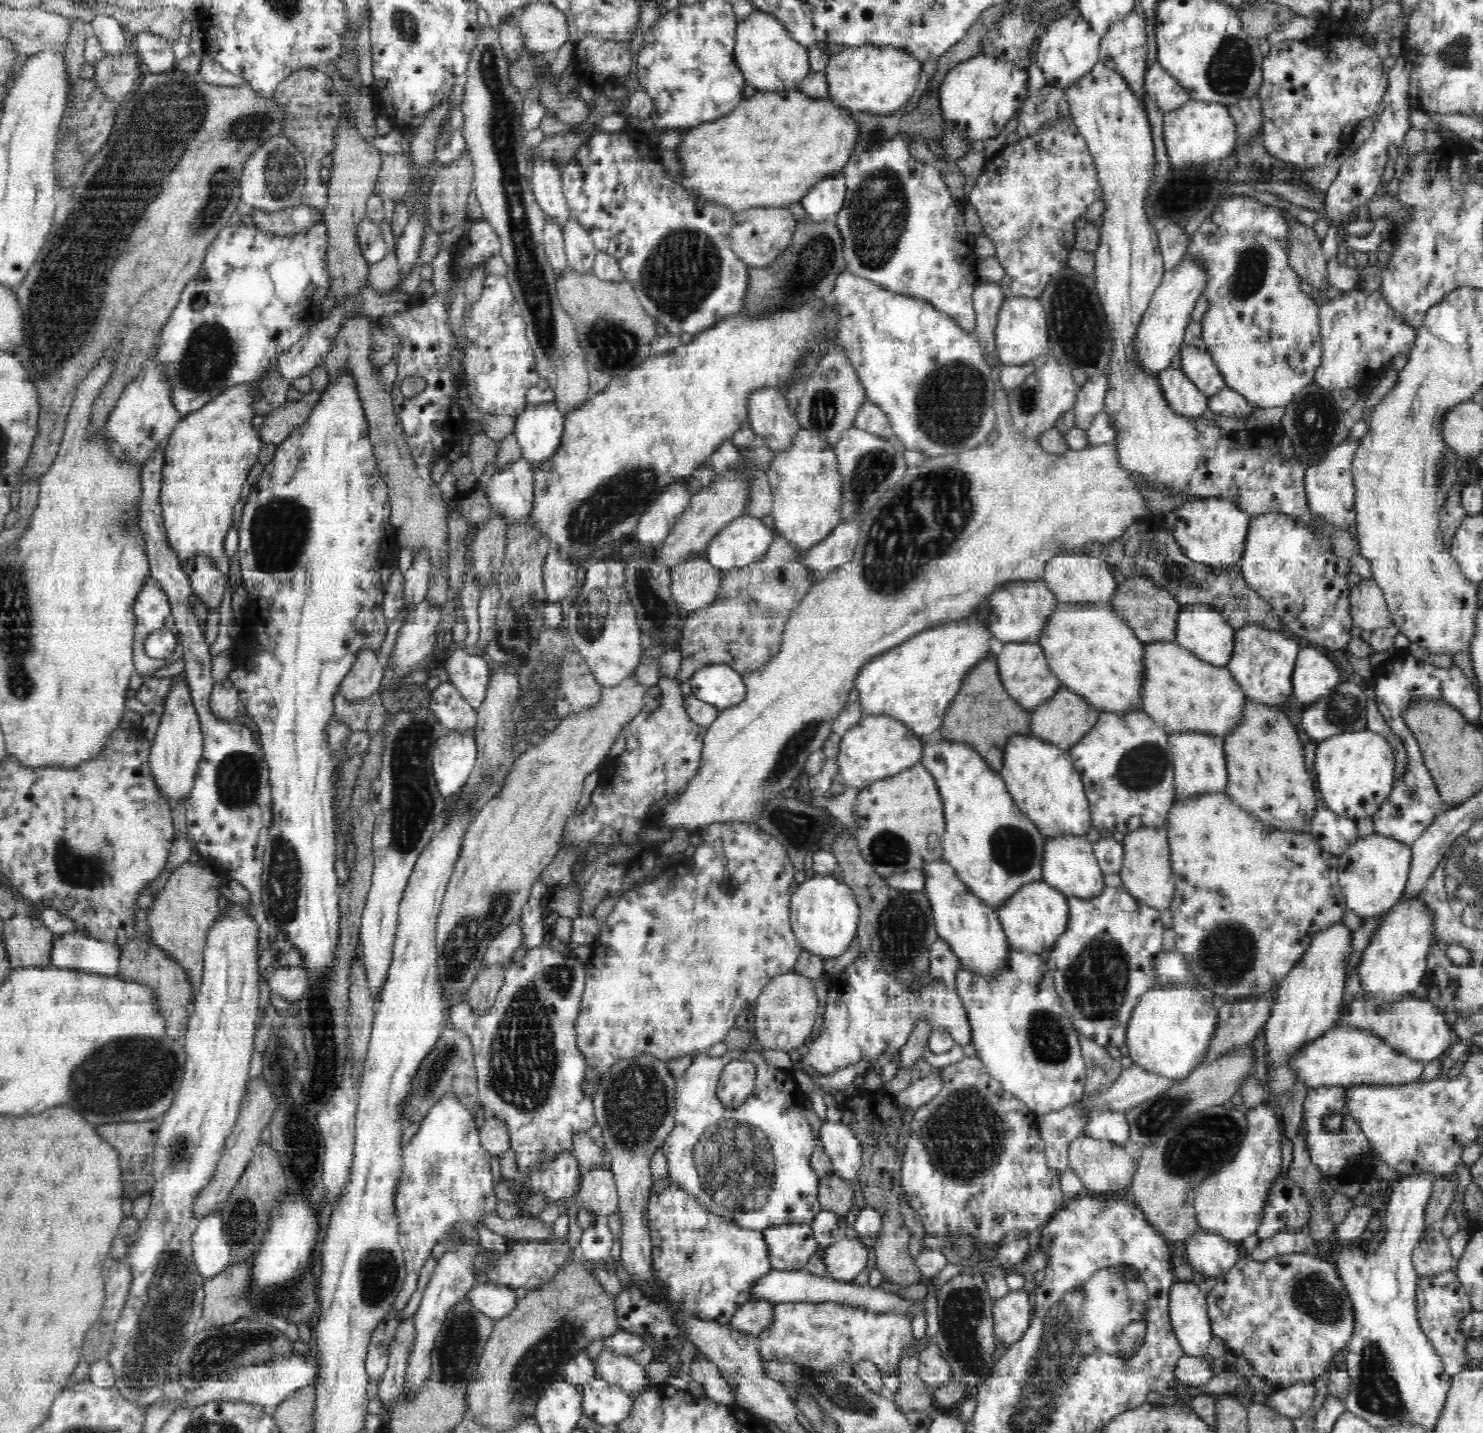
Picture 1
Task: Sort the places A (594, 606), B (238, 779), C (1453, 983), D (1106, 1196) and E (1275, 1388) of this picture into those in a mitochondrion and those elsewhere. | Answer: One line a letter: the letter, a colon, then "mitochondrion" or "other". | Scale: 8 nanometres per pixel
A: mitochondrion
B: mitochondrion
C: other
D: other
E: other

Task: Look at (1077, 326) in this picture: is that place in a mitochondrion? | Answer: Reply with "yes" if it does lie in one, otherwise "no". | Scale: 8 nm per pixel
yes

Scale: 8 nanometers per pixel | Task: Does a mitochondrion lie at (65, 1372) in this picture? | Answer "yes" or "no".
no

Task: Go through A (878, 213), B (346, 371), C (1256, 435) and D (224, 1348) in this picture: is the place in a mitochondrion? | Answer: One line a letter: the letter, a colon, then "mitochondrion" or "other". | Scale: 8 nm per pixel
A: mitochondrion
B: other
C: other
D: mitochondrion

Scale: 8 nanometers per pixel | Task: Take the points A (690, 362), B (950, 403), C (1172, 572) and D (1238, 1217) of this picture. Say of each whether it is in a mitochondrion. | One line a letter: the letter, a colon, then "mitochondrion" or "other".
A: other
B: mitochondrion
C: mitochondrion
D: other

